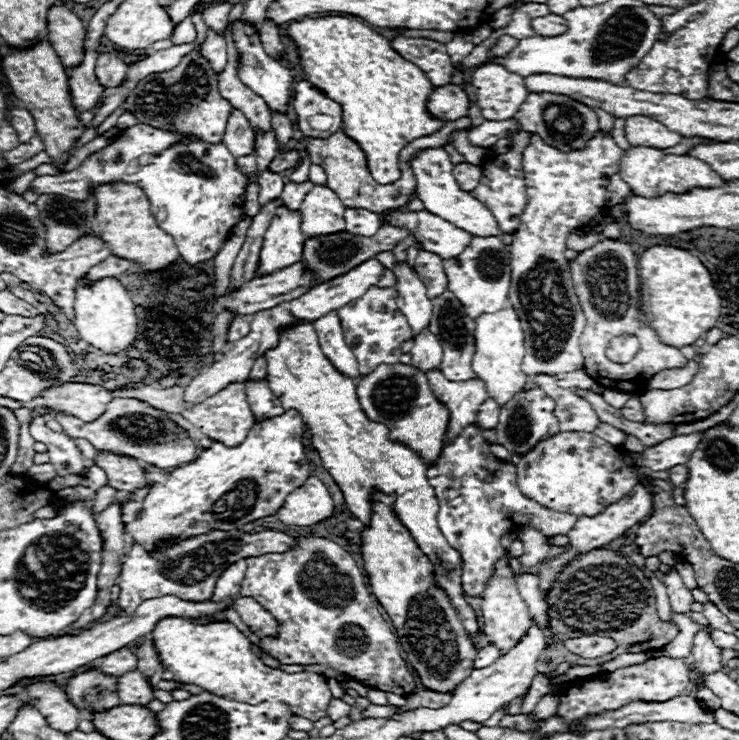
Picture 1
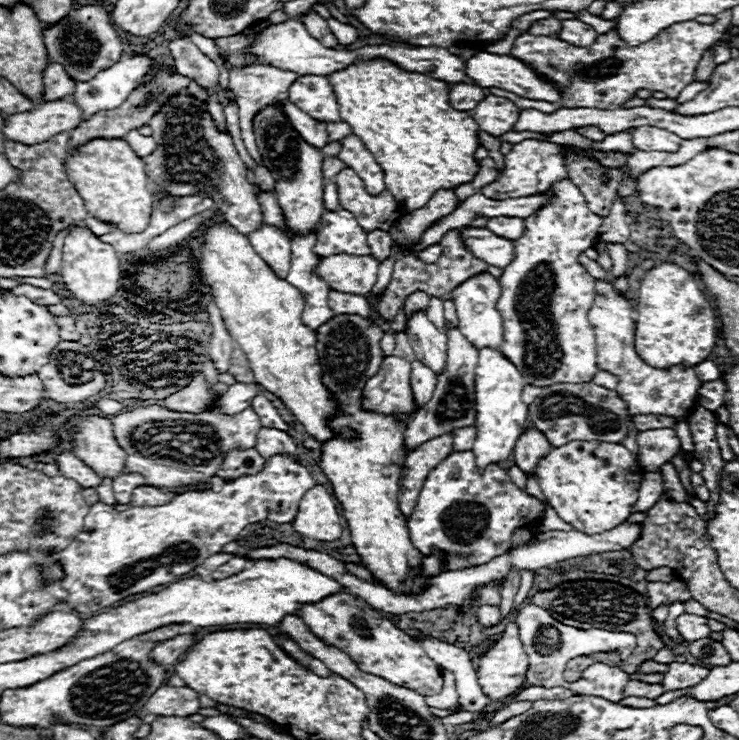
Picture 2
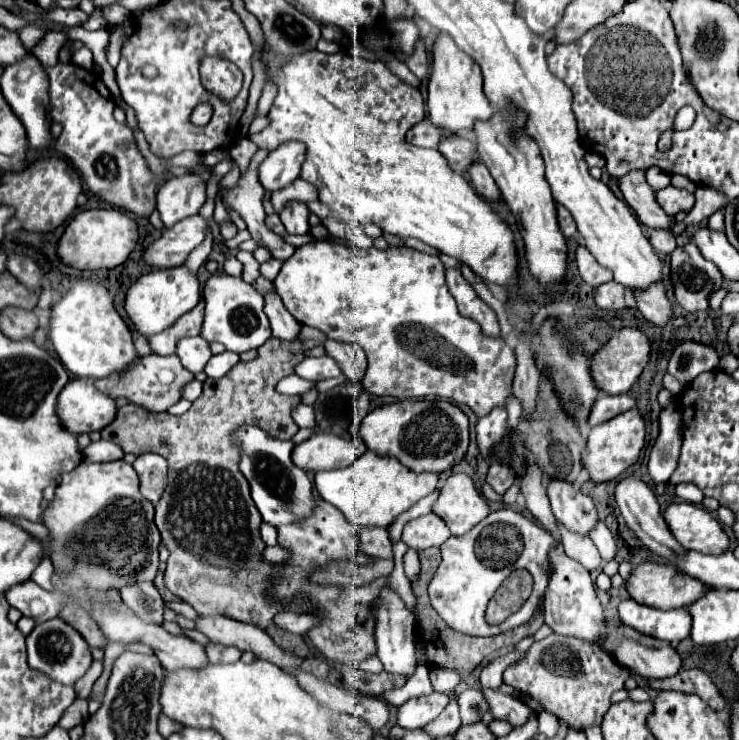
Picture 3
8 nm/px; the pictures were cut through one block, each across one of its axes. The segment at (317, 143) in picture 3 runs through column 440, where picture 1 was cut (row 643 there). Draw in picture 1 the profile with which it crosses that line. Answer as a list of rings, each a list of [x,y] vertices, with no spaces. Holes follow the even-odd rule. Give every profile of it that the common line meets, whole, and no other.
[[[164,618],[150,638],[154,640],[154,646],[158,646],[158,656],[166,670],[184,684],[196,684],[216,696],[246,704],[282,702],[288,704],[296,716],[304,716],[312,722],[326,716],[326,708],[332,700],[328,678],[314,672],[288,674],[280,668],[262,664],[252,652],[250,640],[230,622],[192,624],[186,618]]]

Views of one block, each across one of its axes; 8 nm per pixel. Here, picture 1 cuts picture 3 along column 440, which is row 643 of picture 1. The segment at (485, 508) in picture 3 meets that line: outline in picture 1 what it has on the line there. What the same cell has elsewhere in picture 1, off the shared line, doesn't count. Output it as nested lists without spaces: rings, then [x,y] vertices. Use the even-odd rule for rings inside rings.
[[[498,560],[496,564],[496,574],[488,580],[486,588],[484,588],[484,594],[482,594],[482,634],[486,638],[488,644],[494,644],[500,654],[508,654],[524,636],[526,636],[526,630],[532,626],[532,620],[528,616],[528,610],[526,610],[526,604],[524,600],[520,598],[520,592],[516,588],[516,582],[514,582],[514,574],[510,570],[510,566],[506,564],[506,560]]]

